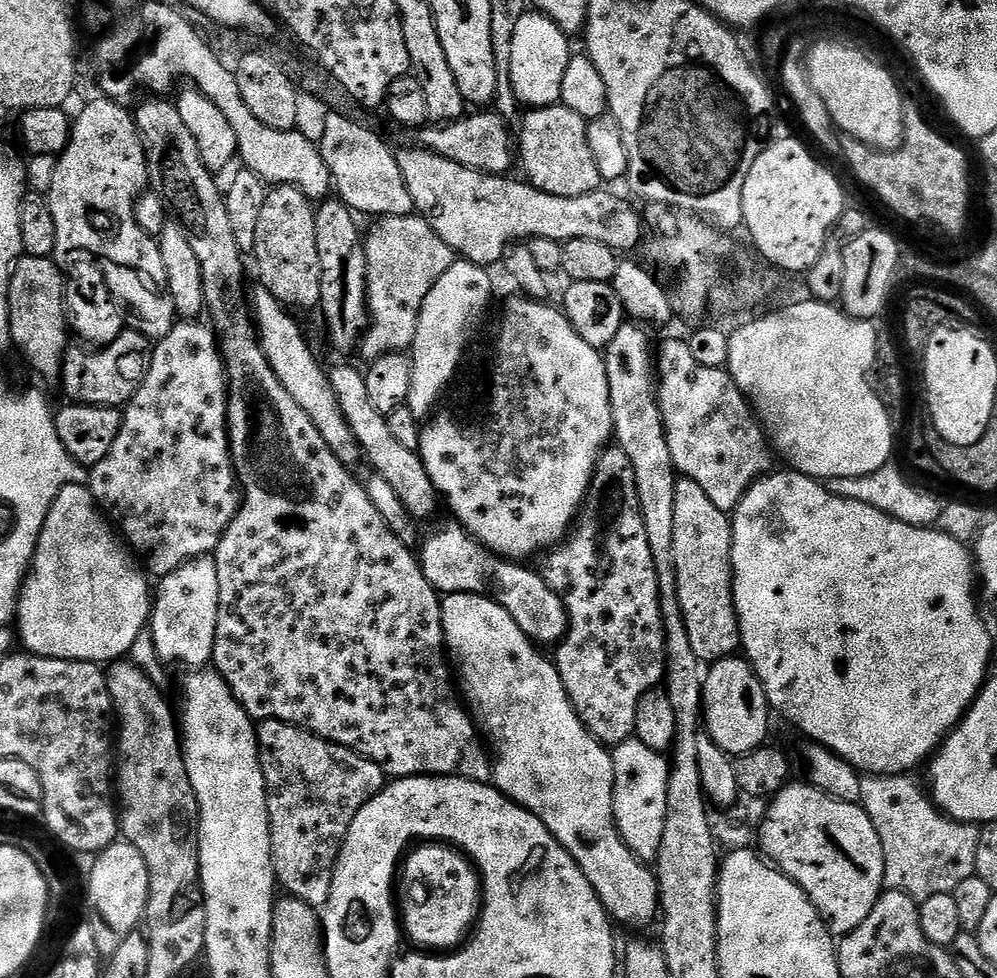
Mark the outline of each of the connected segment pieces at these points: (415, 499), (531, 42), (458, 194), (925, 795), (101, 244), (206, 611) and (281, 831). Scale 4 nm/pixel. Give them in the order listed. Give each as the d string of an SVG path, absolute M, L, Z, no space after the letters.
M336 364L327 369L328 381L338 398L338 406L348 422L356 441L360 444L363 457L368 460L368 468L377 472L393 490L398 493L398 498L406 510L417 522L428 520L436 512L436 507L441 507L442 497L437 492L434 482L430 482L430 474L426 474L426 466L422 462L419 452L406 450L406 446L398 443L390 430L388 417L384 416L374 406L370 393L366 391L364 372L361 369L351 368L348 364Z
M528 10L519 19L511 43L510 80L519 103L533 108L549 108L560 103L562 78L566 75L566 66L572 59L573 49L568 49L569 37L550 18L535 10Z
M419 146L399 149L396 152L396 161L398 170L402 170L402 178L406 182L413 209L423 216L424 221L436 231L438 238L442 238L442 242L446 242L446 246L450 246L457 257L469 260L471 264L499 265L513 244L538 238L561 242L574 238L594 238L594 242L606 242L606 246L610 246L618 254L632 254L644 236L644 224L636 213L637 205L631 199L623 200L612 192L597 190L577 196L546 194L523 179L508 180L512 178L458 166L458 162L450 162L450 158L442 158Z
M908 774L903 776L861 775L862 794L859 805L870 818L870 822L874 822L874 830L878 830L878 838L882 838L885 885L891 891L904 892L919 902L926 898L934 898L934 894L952 893L958 886L958 882L966 882L966 878L976 875L976 855L981 829L975 824L963 824L960 820L951 820L949 816L944 815L932 803L931 795L923 787L920 789L911 780L912 778Z
M107 98L99 99L89 99L82 116L71 125L69 144L58 156L53 184L46 195L50 214L54 214L54 226L58 229L56 256L80 256L76 258L97 264L106 278L110 294L124 309L131 327L155 342L170 334L178 317L160 245L136 221L136 201L150 184L144 141L137 130L135 115L125 105Z
M211 555L196 556L193 560L185 560L178 570L159 577L154 588L154 599L150 613L150 629L154 638L157 654L165 665L185 664L185 669L200 670L212 659L214 650L214 634L218 630L218 566Z
M261 720L256 724L256 741L260 747L260 765L264 789L268 791L268 821L270 846L276 883L293 900L306 902L317 910L328 905L334 870L344 845L346 834L358 818L358 810L366 806L386 787L384 771L372 760L359 756L333 740L315 736L307 728L299 728L281 720Z

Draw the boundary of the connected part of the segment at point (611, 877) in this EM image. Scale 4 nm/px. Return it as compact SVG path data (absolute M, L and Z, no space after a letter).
M454 592L443 597L440 609L442 610L442 626L444 627L444 646L451 663L454 665L463 703L466 705L481 737L490 749L490 756L494 761L492 780L495 787L499 788L515 804L521 804L527 812L533 812L544 823L546 830L550 830L550 834L554 834L554 838L567 850L570 858L574 858L574 862L582 870L582 874L586 874L586 878L590 882L590 886L594 886L602 906L617 925L629 924L632 928L640 928L643 924L650 923L652 919L657 919L660 910L660 891L658 890L655 871L645 861L639 860L626 846L626 842L622 842L622 834L616 828L612 753L599 740L595 740L589 734L586 726L578 718L578 714L562 686L562 678L558 674L555 663L549 657L547 660L546 657L540 656L541 649L533 644L526 634L522 634L522 630L518 630L518 622L514 622L514 618L510 618L508 611L487 595L474 592Z

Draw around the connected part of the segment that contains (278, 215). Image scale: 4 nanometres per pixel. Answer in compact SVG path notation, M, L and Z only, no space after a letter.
M278 184L268 189L266 202L262 202L262 215L258 218L258 238L254 242L251 255L256 259L256 268L260 271L259 287L264 288L285 308L320 308L322 294L322 266L318 254L318 234L316 233L316 208L313 201L289 184Z

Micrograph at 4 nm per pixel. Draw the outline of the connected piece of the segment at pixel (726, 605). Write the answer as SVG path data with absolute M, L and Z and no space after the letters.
M677 479L674 490L674 570L678 586L678 602L686 622L690 647L702 662L727 660L737 655L740 643L740 620L736 616L736 603L732 593L732 522L729 513L718 510L710 502L706 490L698 482Z

